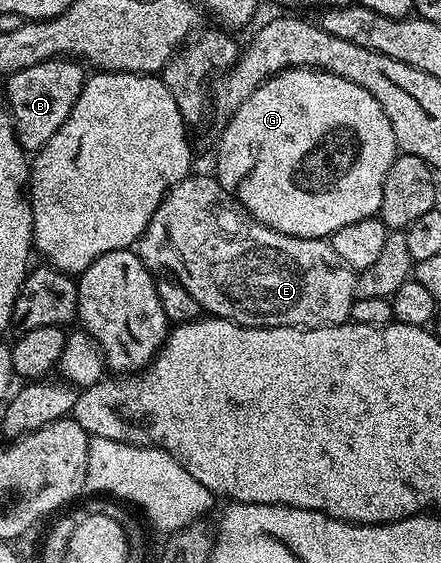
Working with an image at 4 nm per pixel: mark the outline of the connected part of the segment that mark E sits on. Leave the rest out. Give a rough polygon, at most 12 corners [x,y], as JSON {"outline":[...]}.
{"outline":[[217,177],[166,191],[136,253],[207,315],[340,326],[355,271]]}

